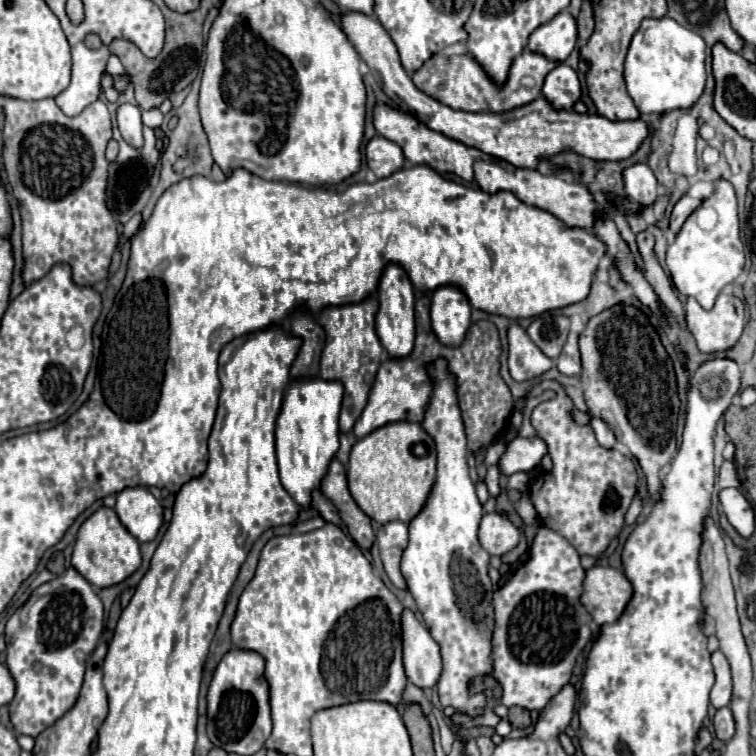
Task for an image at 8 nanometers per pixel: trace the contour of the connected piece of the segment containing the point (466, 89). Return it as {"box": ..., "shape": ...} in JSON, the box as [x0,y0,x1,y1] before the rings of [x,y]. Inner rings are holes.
{"box":[412,50,556,114],"shape":[[[524,50],[510,68],[508,80],[504,86],[496,86],[488,74],[482,70],[482,66],[468,54],[460,54],[460,56],[444,56],[444,54],[436,54],[432,56],[420,70],[416,70],[412,74],[412,82],[418,90],[422,90],[424,94],[444,102],[450,108],[460,108],[464,112],[492,112],[492,114],[502,114],[502,112],[510,112],[514,108],[526,106],[530,102],[534,102],[540,96],[542,90],[542,82],[546,78],[546,74],[556,66],[556,60],[548,60],[542,54]],[[530,76],[534,78],[534,88],[532,90],[524,90],[522,86],[522,78]]]}

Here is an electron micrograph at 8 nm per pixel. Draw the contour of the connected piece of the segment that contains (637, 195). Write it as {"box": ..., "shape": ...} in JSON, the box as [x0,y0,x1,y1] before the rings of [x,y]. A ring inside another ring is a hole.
{"box":[622,162,658,206],"shape":[[[638,162],[638,164],[624,168],[622,180],[624,180],[626,194],[634,202],[638,202],[642,206],[652,206],[654,200],[658,198],[658,182],[648,164]]]}

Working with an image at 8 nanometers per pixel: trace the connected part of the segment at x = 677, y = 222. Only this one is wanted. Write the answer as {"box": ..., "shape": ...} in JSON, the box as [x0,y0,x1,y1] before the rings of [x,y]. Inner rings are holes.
{"box":[670,194,702,232],"shape":[[[684,194],[684,196],[676,202],[676,206],[674,206],[674,210],[672,210],[670,230],[672,230],[672,232],[678,232],[678,230],[682,228],[682,224],[684,224],[684,220],[686,220],[700,204],[702,204],[702,198],[690,198],[688,194]]]}

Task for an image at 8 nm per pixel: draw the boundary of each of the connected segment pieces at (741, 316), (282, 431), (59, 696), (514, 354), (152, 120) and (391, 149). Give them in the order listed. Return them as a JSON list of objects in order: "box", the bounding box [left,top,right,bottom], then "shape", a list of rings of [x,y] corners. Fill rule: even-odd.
[{"box":[686,294,746,354],"shape":[[[720,294],[712,310],[704,310],[694,298],[686,302],[686,324],[706,354],[732,348],[746,324],[744,302],[730,294]]]},{"box":[276,376,344,508],"shape":[[[318,376],[312,380],[294,380],[282,402],[276,420],[276,458],[280,480],[286,492],[302,508],[312,506],[312,492],[320,490],[322,478],[338,452],[338,416],[344,388],[340,382],[324,382]]]},{"box":[6,568,104,736],"shape":[[[68,568],[64,574],[38,586],[32,596],[22,604],[6,624],[6,666],[10,668],[16,680],[16,696],[10,702],[10,720],[20,734],[38,736],[44,728],[52,726],[64,712],[68,712],[80,692],[86,658],[96,648],[96,642],[102,634],[104,626],[104,612],[102,602],[92,590],[92,586],[74,570]]]},{"box":[508,326,554,382],"shape":[[[510,326],[508,344],[510,376],[518,382],[540,378],[554,366],[554,362],[540,352],[540,348],[528,338],[528,334],[520,326]]]},{"box":[142,108,164,130],"shape":[[[150,108],[150,110],[144,110],[144,112],[142,112],[142,122],[144,122],[146,126],[154,128],[154,130],[160,128],[162,118],[164,118],[164,114],[160,112],[160,108]]]},{"box":[366,134,406,178],"shape":[[[378,134],[366,144],[366,164],[378,178],[390,176],[398,168],[402,168],[404,162],[406,160],[402,148]]]}]

